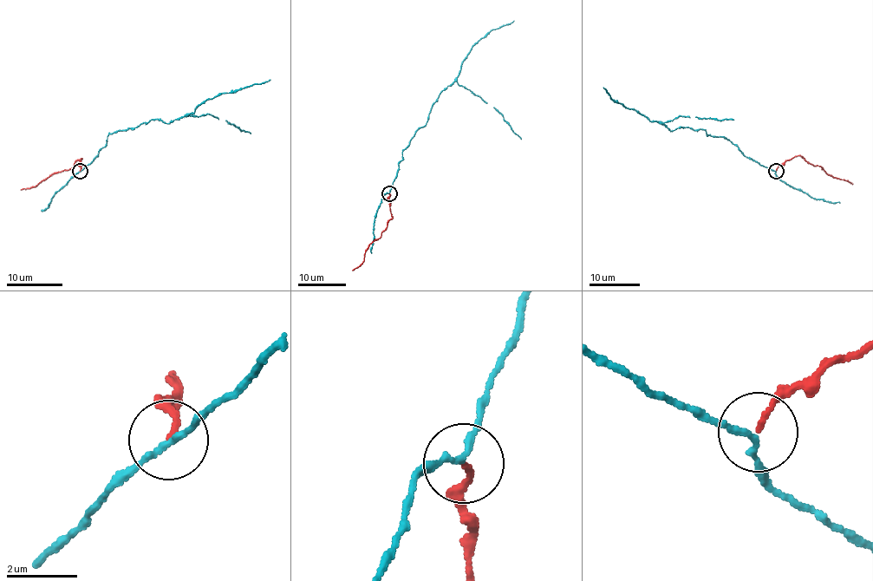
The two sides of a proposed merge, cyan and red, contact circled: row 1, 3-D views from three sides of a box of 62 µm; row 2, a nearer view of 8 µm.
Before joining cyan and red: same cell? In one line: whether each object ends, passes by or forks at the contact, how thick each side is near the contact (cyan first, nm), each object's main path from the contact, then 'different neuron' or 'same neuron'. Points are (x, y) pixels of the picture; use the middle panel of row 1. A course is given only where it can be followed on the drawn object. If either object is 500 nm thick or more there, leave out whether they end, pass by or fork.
cyan passes by; red ends; calibres 170 and 140 nm; course cyan (388, 192), (404, 149), (426, 122), (433, 103), (455, 81), (471, 48), (487, 33), (514, 20); course red (388, 193), (393, 218), (380, 237), (370, 244), (363, 261), (352, 270); different neuron

